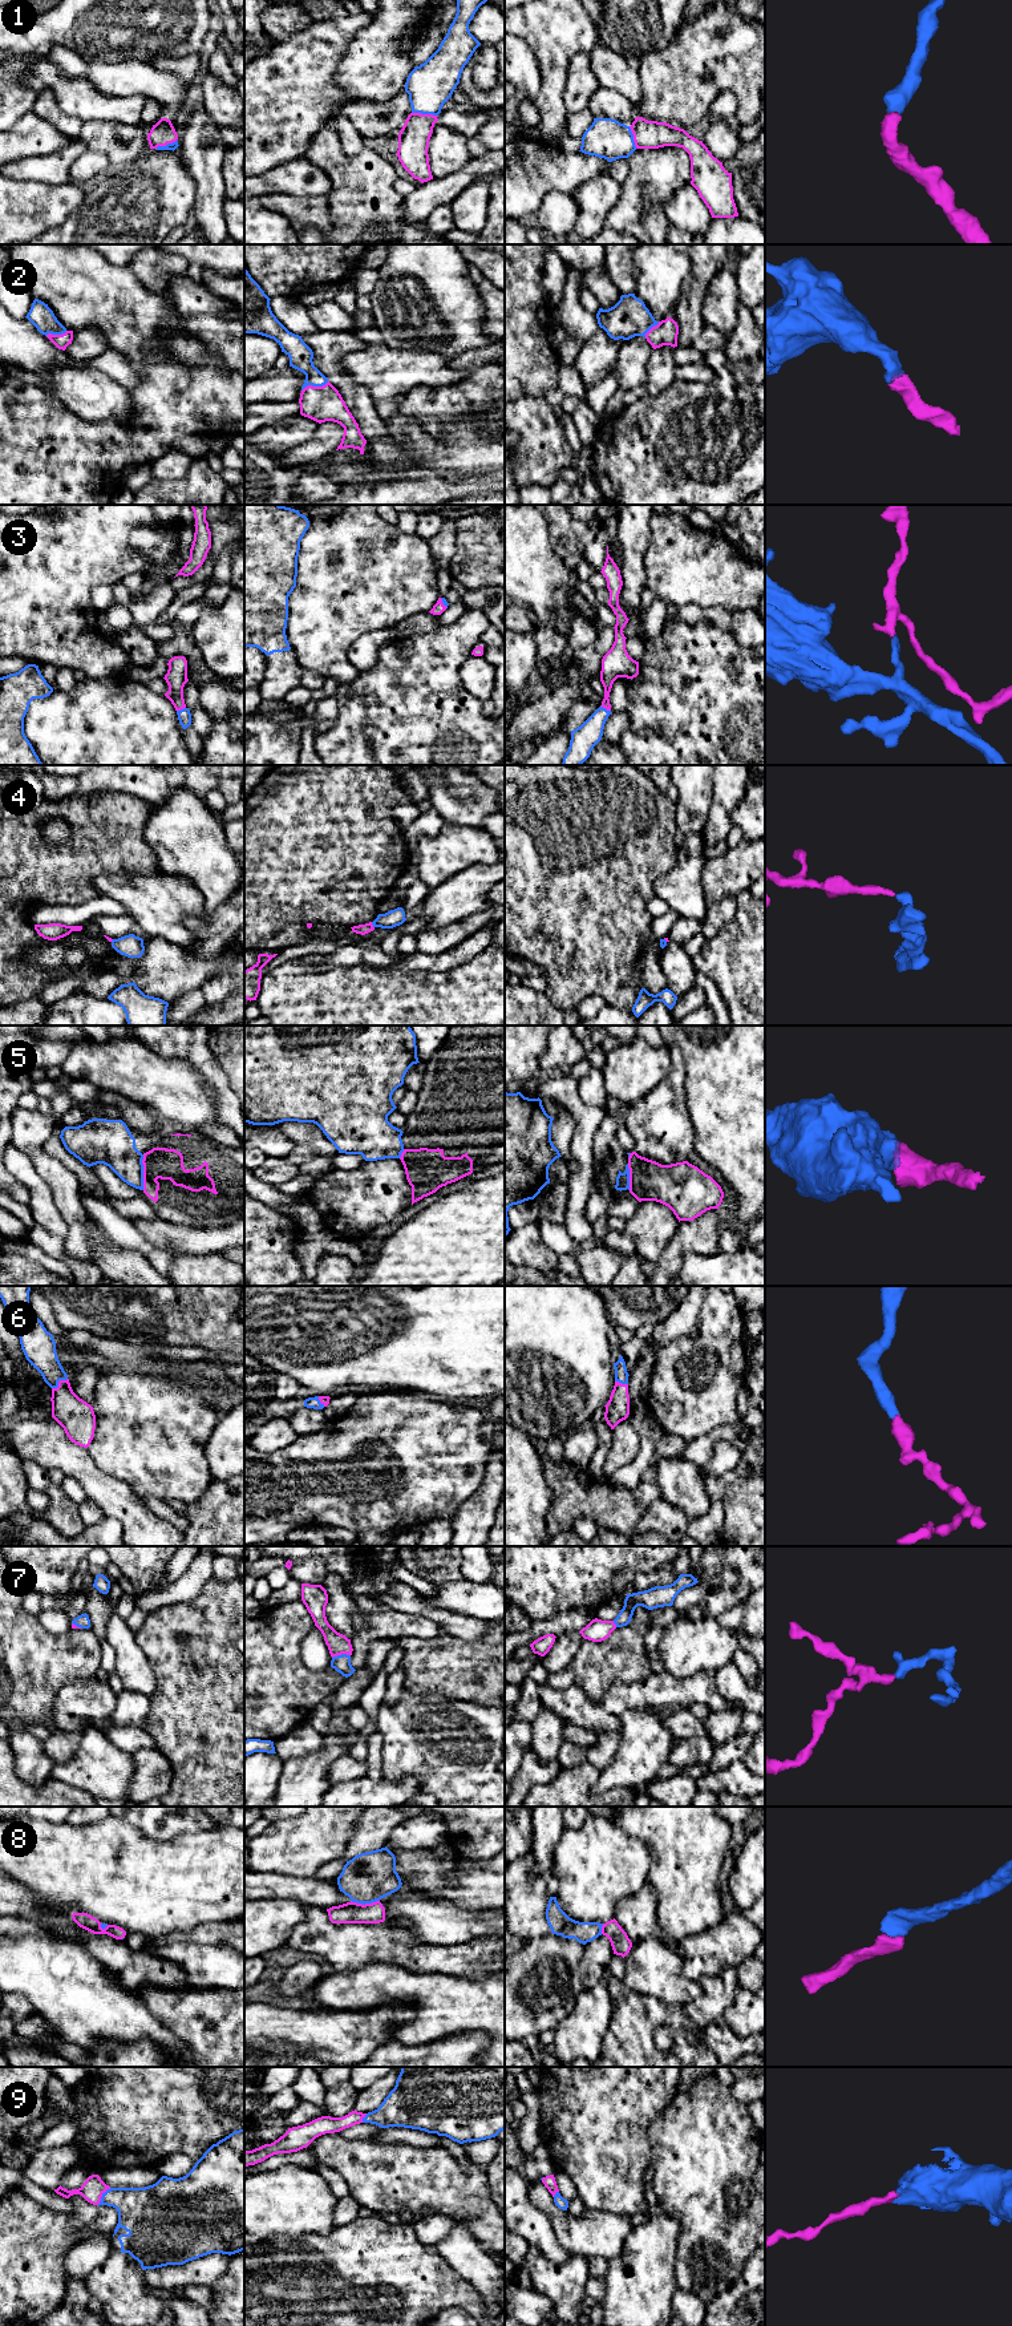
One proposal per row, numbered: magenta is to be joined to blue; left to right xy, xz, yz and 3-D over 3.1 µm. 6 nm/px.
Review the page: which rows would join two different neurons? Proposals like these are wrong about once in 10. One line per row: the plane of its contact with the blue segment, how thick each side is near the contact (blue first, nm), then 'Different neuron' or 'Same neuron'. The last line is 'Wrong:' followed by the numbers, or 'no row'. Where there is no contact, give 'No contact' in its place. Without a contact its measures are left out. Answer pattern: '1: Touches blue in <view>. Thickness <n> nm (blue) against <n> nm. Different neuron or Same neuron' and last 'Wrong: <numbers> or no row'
1: Touches blue in xz. Thickness 280 nm (blue) against 190 nm. Same neuron
2: Touches blue in xz. Thickness 150 nm (blue) against 220 nm. Same neuron
3: Touches blue in yz. Thickness 160 nm (blue) against 130 nm. Same neuron
4: Touches blue in xz. Thickness 100 nm (blue) against 60 nm. Same neuron
5: Touches blue in xy. Thickness 260 nm (blue) against 190 nm. Different neuron
6: Touches blue in xy. Thickness 200 nm (blue) against 220 nm. Same neuron
7: Touches blue in xz. Thickness 110 nm (blue) against 130 nm. Same neuron
8: Touches blue in xz. Thickness 300 nm (blue) against 130 nm. Same neuron
9: Touches blue in xy. Thickness 280 nm (blue) against 140 nm. Same neuron
Wrong: 5

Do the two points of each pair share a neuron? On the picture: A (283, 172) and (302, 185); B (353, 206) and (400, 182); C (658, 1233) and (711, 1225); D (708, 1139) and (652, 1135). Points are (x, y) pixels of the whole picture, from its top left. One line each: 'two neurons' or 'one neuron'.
A: one neuron
B: two neurons
C: two neurons
D: two neurons

